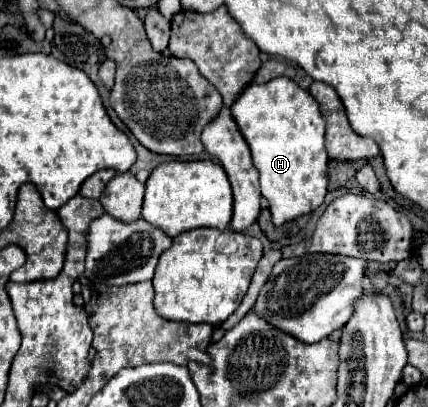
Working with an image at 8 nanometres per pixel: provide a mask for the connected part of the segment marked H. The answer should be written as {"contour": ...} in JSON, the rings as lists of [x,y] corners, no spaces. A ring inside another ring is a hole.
{"contour":[[[275,77],[263,85],[251,83],[231,105],[231,117],[239,125],[239,131],[251,149],[253,165],[259,171],[261,195],[269,201],[273,223],[279,227],[287,221],[293,221],[301,215],[315,211],[323,203],[329,183],[329,169],[327,169],[329,157],[325,151],[325,121],[317,101],[305,89],[301,89],[293,79]]]}

